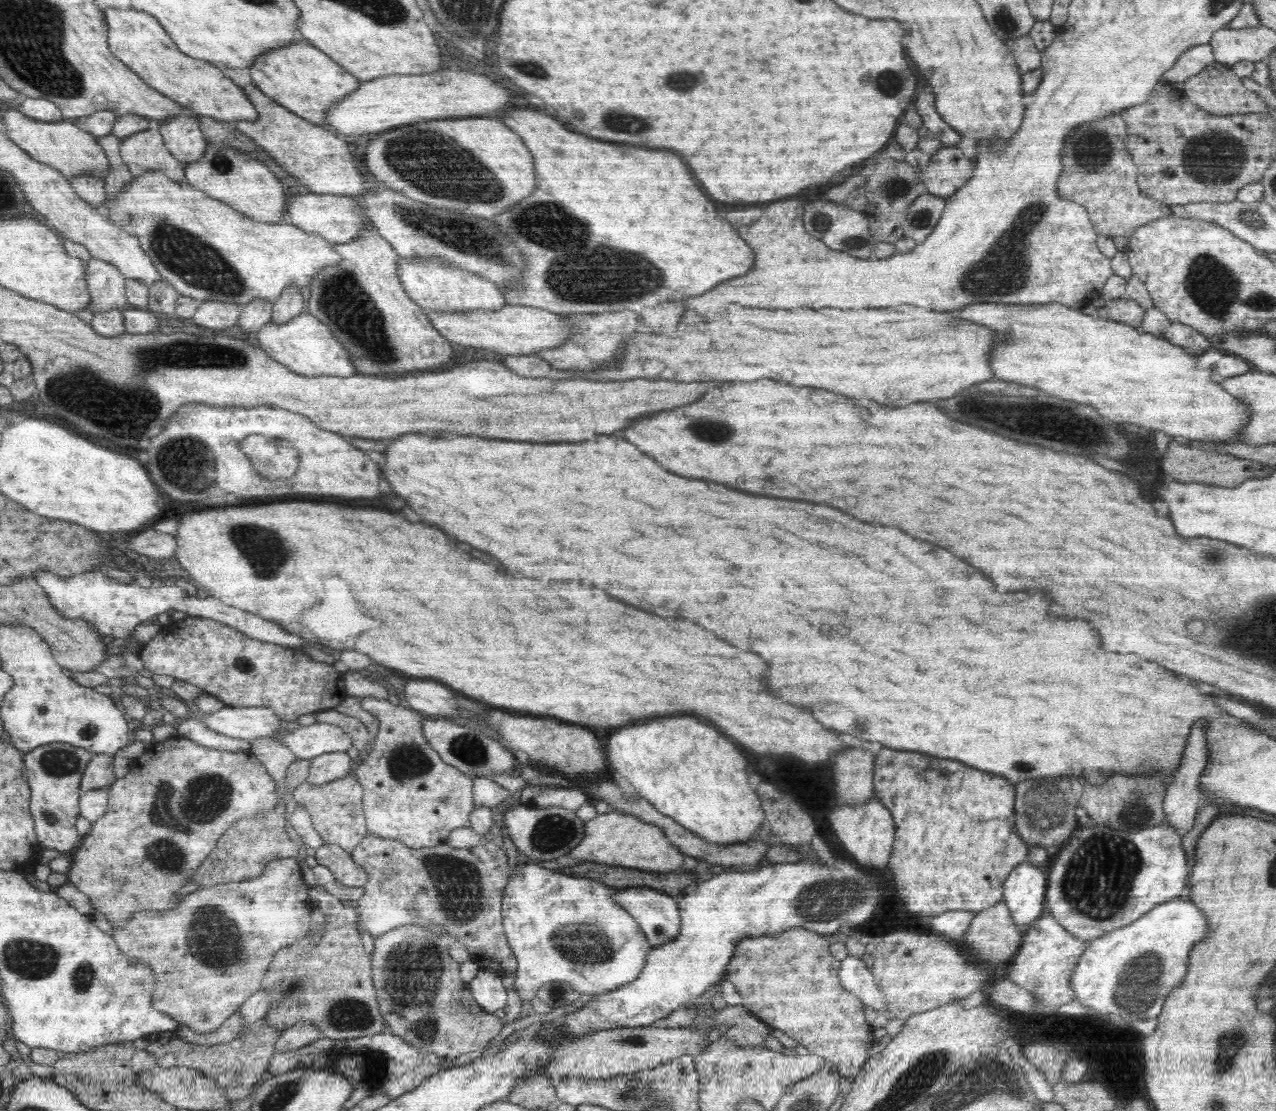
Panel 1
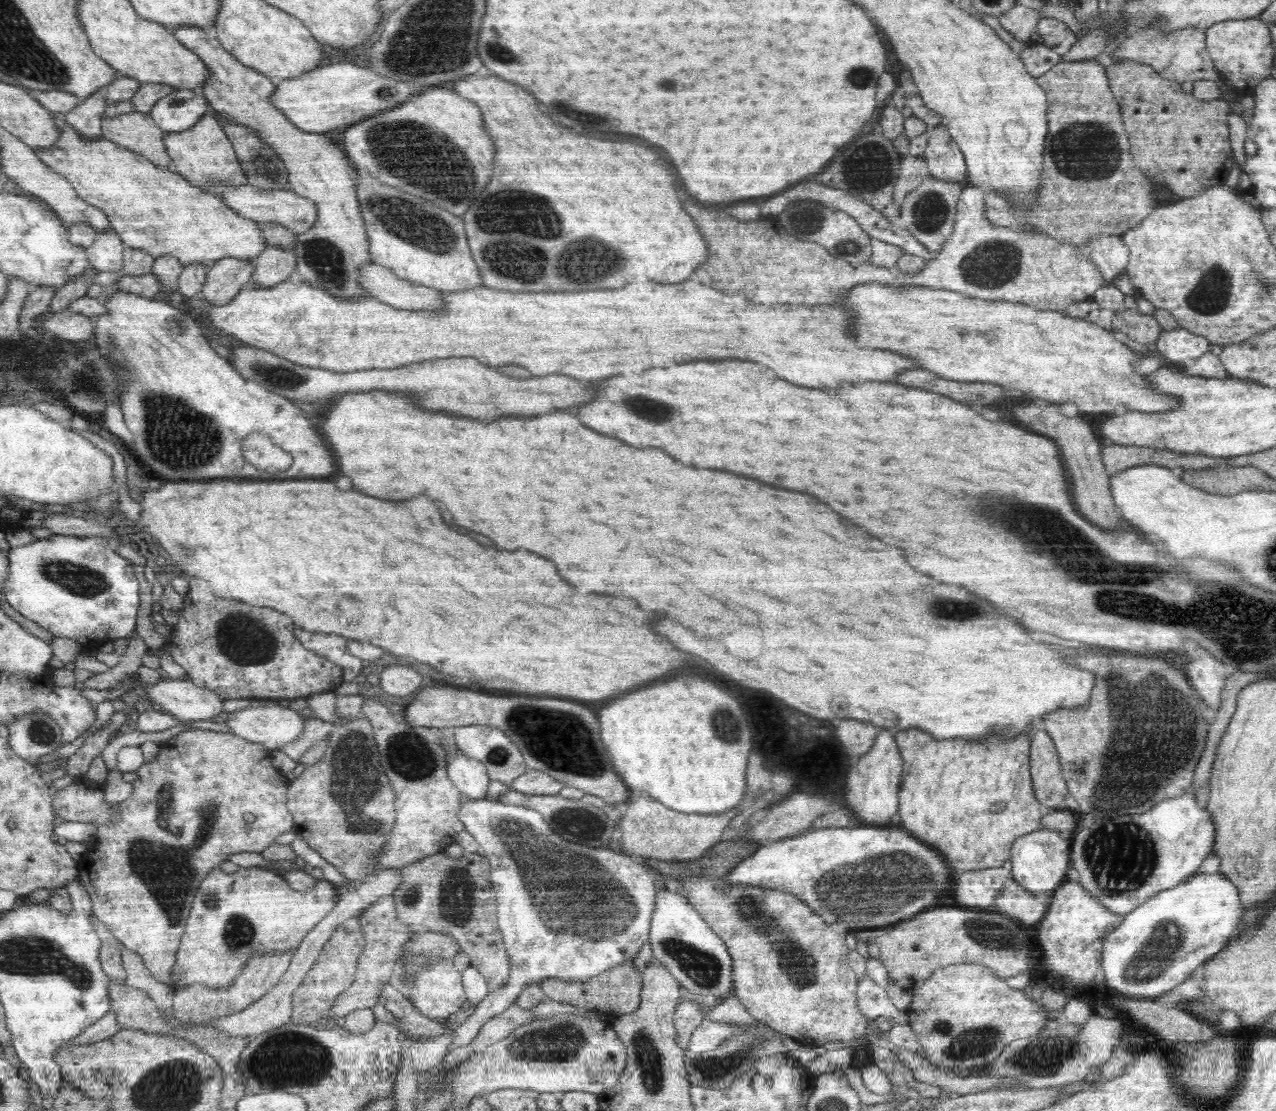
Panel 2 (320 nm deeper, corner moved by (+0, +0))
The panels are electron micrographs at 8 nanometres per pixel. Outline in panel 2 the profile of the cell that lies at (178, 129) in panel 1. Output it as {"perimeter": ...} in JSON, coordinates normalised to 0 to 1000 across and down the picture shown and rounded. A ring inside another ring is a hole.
{"perimeter":[[[139,80],[124,90],[118,98],[117,104],[129,120],[141,119],[157,109],[163,101],[164,95],[156,83]]]}

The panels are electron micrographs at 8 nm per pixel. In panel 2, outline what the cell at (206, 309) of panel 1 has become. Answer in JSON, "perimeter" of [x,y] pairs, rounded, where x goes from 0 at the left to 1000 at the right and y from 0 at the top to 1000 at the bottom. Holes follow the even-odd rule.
{"perimeter":[[[177,230],[170,234],[161,245],[161,252],[157,263],[159,273],[175,275],[185,266],[199,245],[196,233]]]}

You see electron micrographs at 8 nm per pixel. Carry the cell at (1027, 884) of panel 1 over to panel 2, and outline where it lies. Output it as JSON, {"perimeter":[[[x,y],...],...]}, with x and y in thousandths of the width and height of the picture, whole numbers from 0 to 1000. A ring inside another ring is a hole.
{"perimeter":[[[815,746],[796,754],[792,763],[793,791],[810,806],[828,801],[835,791],[839,780],[839,759],[839,754],[828,747]]]}

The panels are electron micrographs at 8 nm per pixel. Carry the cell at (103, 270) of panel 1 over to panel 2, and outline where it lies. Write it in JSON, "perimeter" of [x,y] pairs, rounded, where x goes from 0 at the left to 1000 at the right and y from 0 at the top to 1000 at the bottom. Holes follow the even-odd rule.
{"perimeter":[[[85,206],[78,209],[67,226],[72,240],[80,245],[91,245],[96,243],[97,224],[92,210],[89,206]]]}

